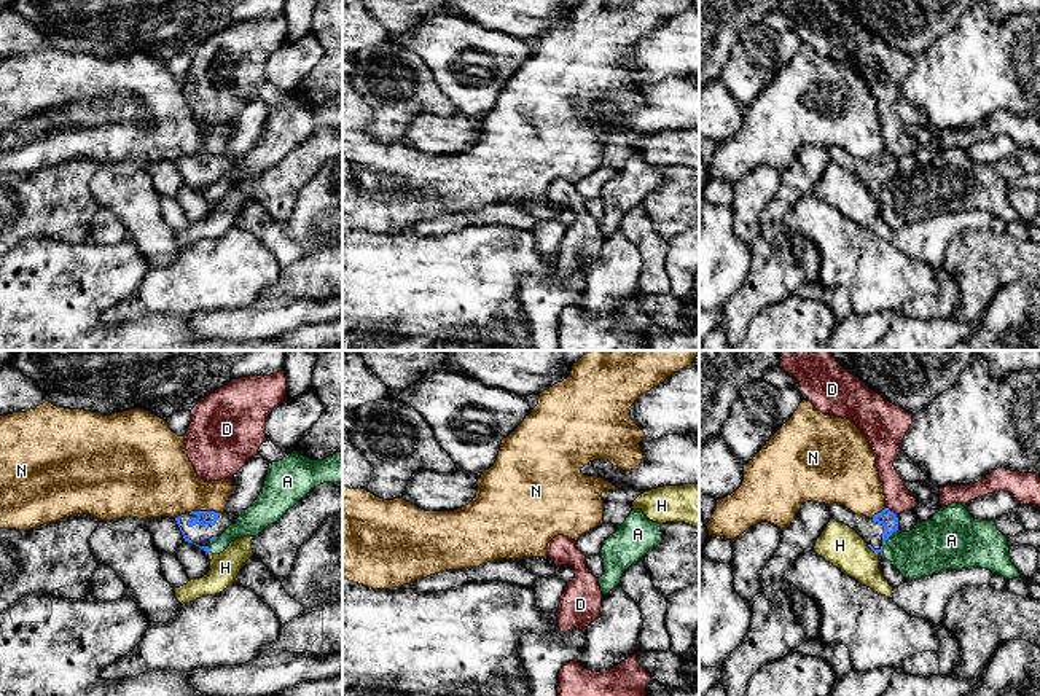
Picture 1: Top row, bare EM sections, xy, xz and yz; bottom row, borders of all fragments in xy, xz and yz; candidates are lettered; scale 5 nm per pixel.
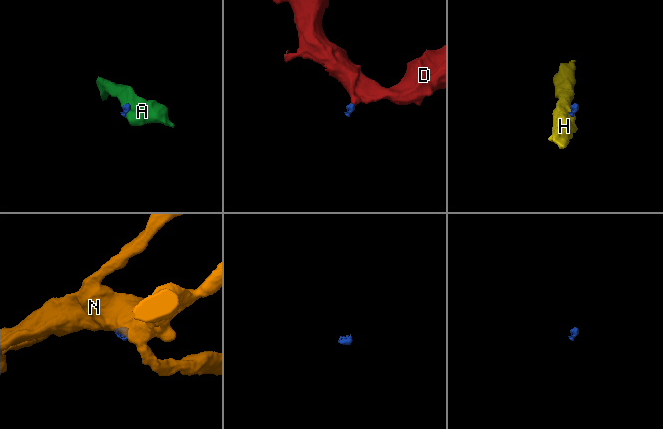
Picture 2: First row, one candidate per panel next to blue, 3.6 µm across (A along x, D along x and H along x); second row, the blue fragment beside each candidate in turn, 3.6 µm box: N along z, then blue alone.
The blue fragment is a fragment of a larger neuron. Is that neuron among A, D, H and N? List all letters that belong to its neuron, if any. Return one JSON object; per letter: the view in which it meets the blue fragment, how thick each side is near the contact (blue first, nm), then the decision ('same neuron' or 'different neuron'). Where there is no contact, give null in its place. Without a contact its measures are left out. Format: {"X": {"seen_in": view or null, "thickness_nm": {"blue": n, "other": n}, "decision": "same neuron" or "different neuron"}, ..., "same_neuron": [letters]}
{"A": {"seen_in": "yz", "thickness_nm": {"blue": 90, "other": 260}, "decision": "different neuron"}, "D": {"seen_in": "yz", "thickness_nm": {"blue": 90, "other": 140}, "decision": "same neuron"}, "H": {"seen_in": "yz", "thickness_nm": {"blue": 20, "other": 200}, "decision": "different neuron"}, "N": {"seen_in": "xy", "thickness_nm": {"blue": 70, "other": 340}, "decision": "different neuron"}, "same_neuron": ["D"]}

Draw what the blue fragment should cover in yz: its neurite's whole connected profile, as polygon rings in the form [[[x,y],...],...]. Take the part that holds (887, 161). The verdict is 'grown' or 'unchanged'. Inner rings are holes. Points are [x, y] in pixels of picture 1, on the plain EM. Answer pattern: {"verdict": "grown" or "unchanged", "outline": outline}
{"verdict": "grown", "outline": [[[780,0],[780,11],[796,22],[817,54],[850,62],[868,83],[884,129],[886,151],[866,161],[833,147],[830,158],[854,172],[874,196],[882,196],[882,186],[898,174],[897,159],[917,147],[893,110],[913,57],[871,33],[835,0]]]}

